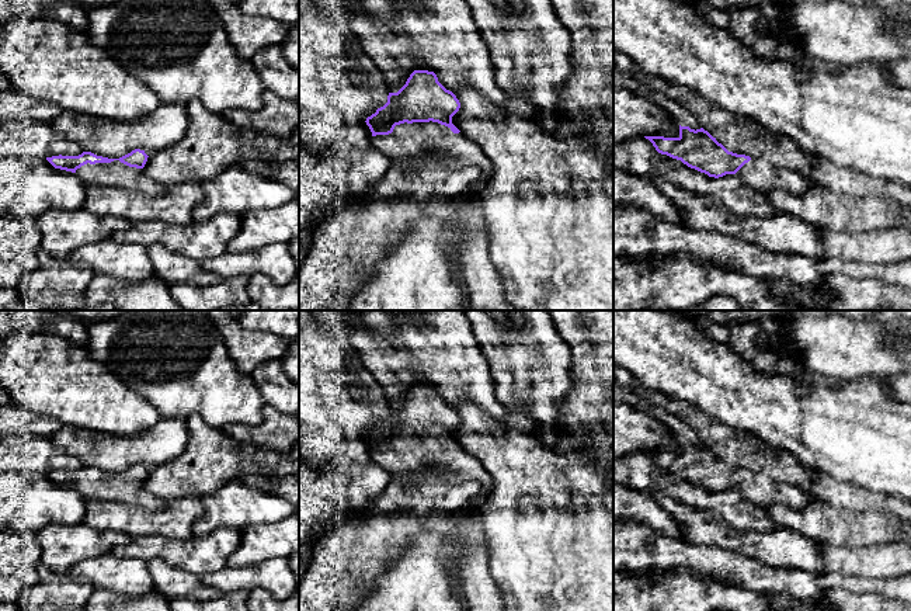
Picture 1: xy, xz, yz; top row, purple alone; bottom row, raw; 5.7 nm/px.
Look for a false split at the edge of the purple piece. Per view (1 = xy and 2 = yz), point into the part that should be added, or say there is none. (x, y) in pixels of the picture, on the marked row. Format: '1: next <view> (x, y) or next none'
1: next xy (117, 174)
2: next yz (758, 174)

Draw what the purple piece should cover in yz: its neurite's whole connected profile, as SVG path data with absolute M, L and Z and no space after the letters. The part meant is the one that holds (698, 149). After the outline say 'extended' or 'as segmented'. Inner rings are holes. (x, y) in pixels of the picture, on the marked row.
M679 125L678 138L644 136L656 150L672 159L681 160L691 169L709 177L737 176L745 185L768 194L773 190L790 194L803 194L809 190L809 181L787 169L778 169L762 159L729 152L707 131L691 129Z; extended

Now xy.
M135 149L119 159L83 152L79 156L59 155L46 160L55 169L74 173L86 185L114 187L157 197L164 192L164 188L145 174L147 157L145 150Z; extended

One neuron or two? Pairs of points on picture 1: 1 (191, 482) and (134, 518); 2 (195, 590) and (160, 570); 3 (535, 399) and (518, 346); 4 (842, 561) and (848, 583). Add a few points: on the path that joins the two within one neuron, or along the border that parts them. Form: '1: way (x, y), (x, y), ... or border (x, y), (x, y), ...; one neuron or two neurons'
1: border (197, 497), (178, 497), (164, 503); two neurons
2: way (187, 586), (173, 583), (169, 579); one neuron
3: way (535, 386), (531, 367), (522, 358); one neuron
4: border (824, 572), (863, 575), (879, 579); two neurons

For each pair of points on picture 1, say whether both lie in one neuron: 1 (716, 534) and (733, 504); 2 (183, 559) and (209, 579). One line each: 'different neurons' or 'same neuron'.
1: different neurons
2: different neurons

